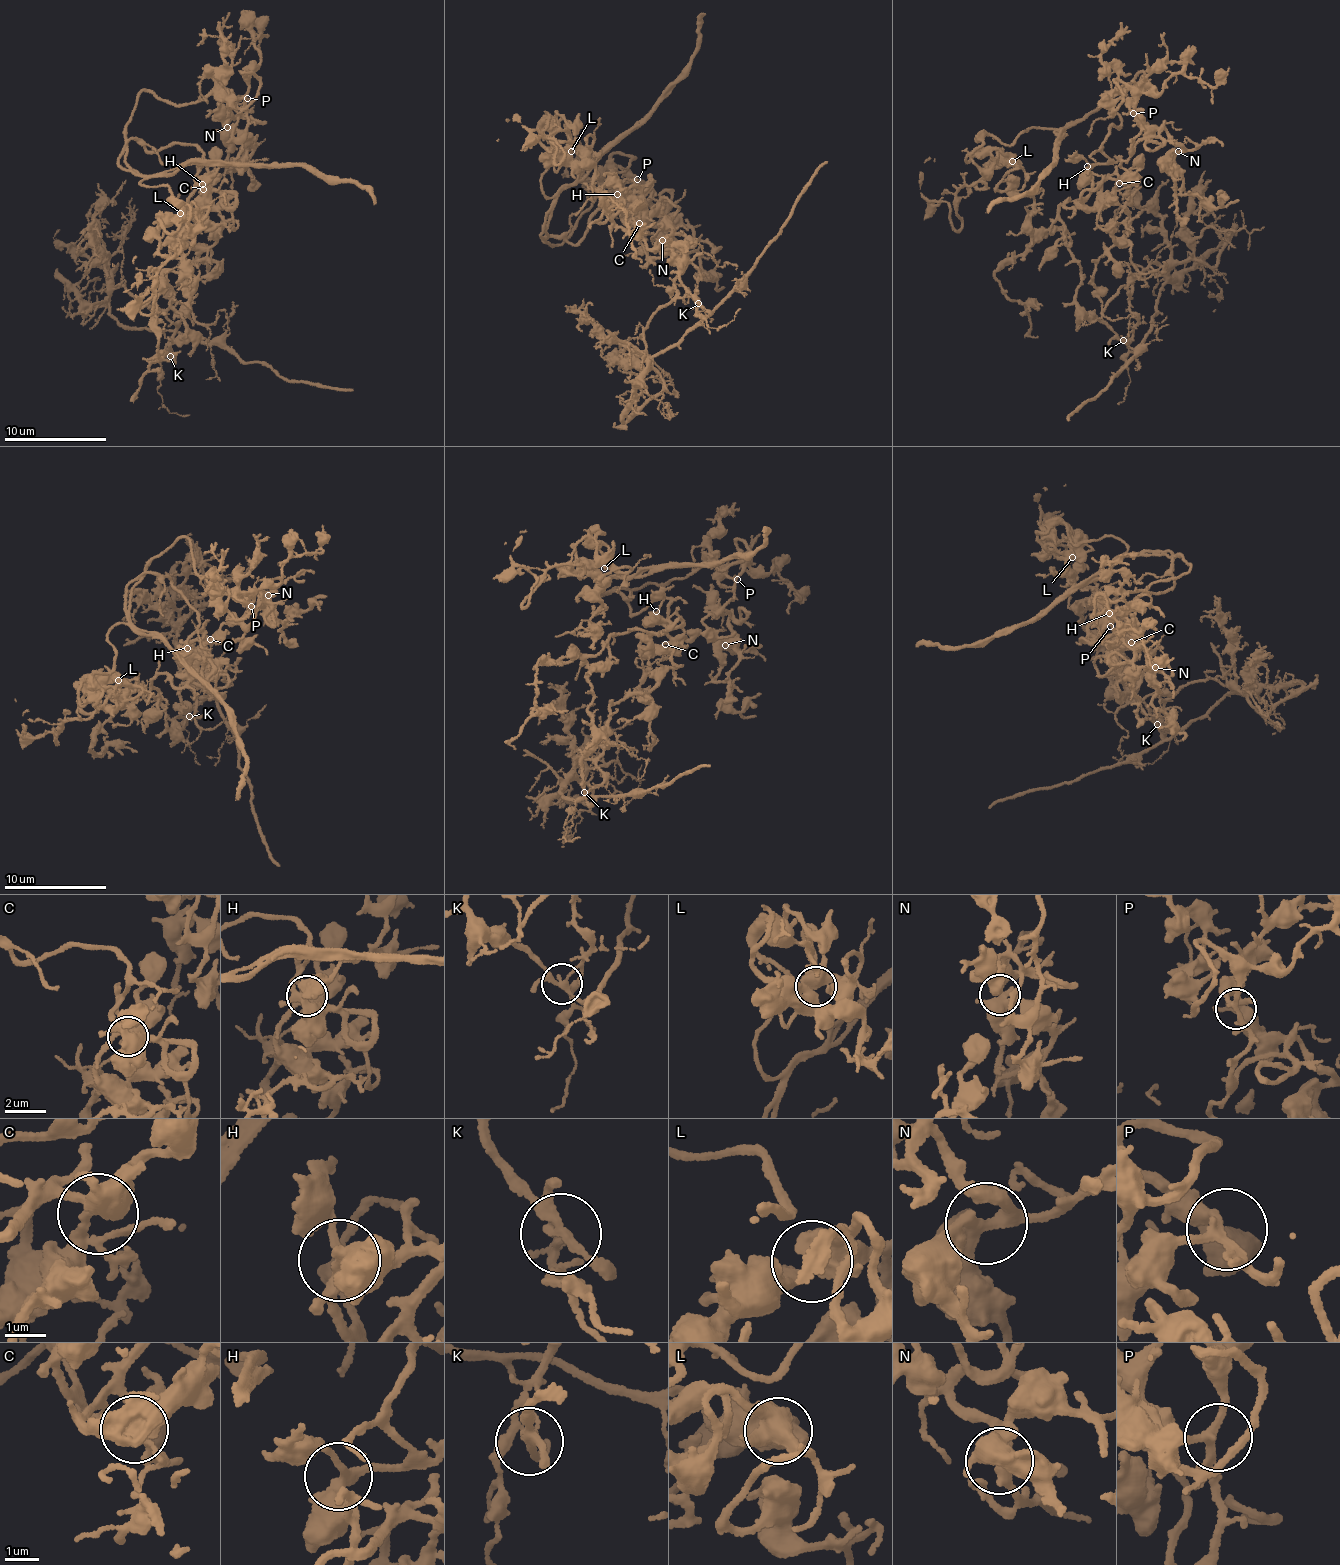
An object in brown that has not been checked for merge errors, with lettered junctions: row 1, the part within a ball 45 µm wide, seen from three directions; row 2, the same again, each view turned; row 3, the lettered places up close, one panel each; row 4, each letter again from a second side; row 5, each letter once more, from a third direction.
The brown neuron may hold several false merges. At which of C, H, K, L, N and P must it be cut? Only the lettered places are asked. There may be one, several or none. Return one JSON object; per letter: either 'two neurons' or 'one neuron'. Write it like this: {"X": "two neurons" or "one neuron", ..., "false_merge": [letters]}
{"C": "one neuron", "H": "one neuron", "K": "two neurons", "L": "one neuron", "N": "one neuron", "P": "one neuron", "false_merge": ["K"]}

